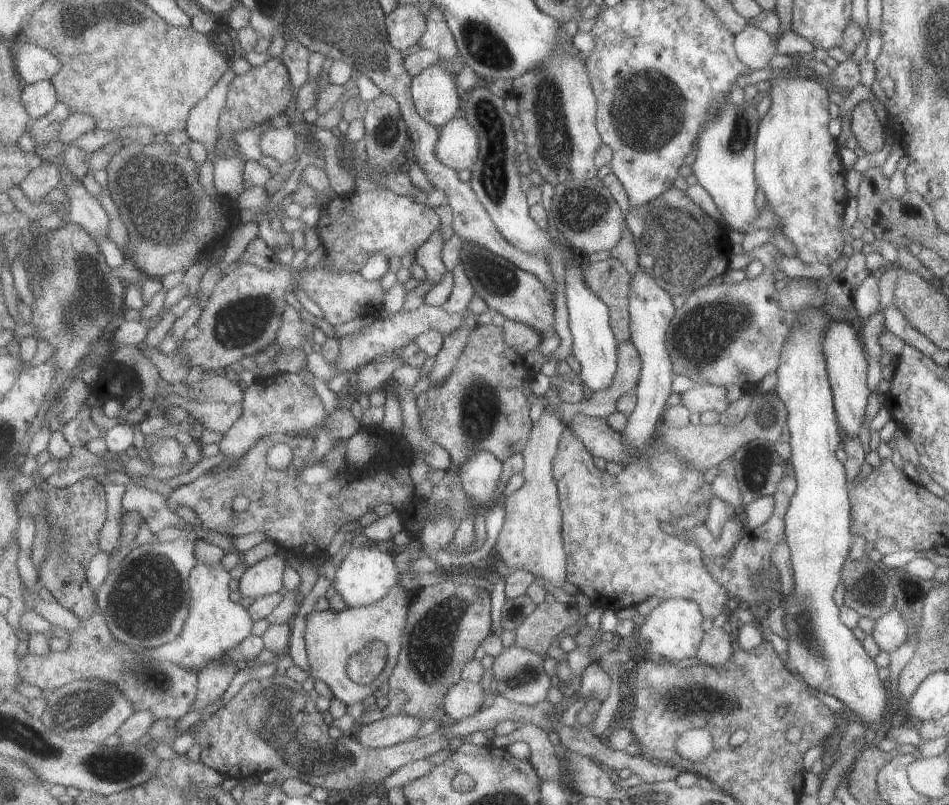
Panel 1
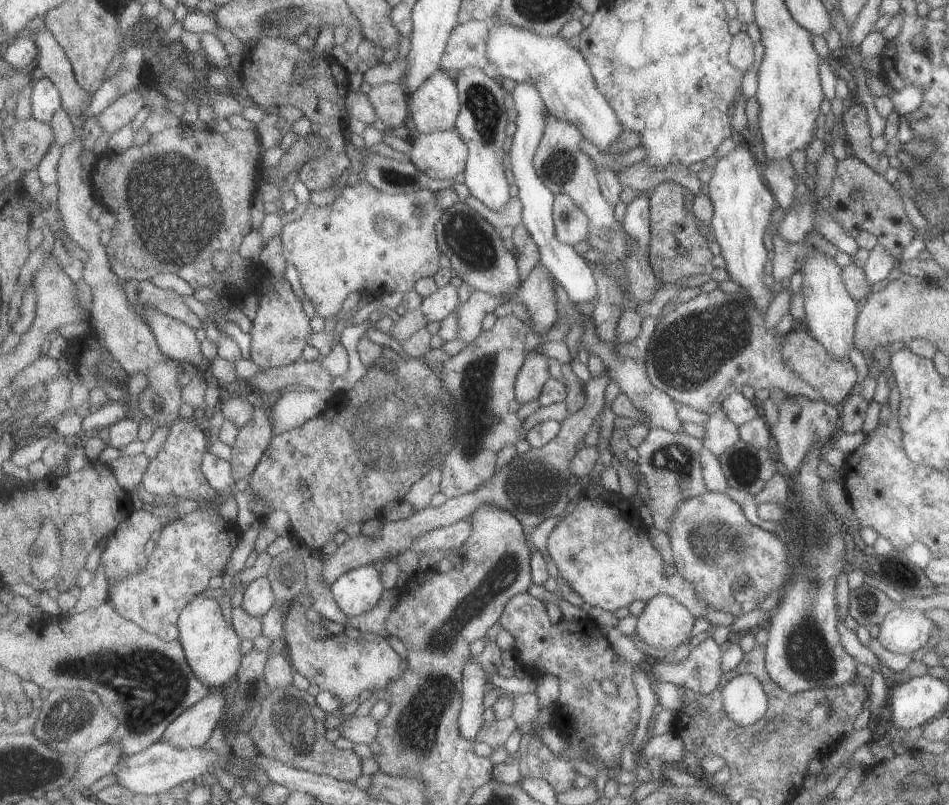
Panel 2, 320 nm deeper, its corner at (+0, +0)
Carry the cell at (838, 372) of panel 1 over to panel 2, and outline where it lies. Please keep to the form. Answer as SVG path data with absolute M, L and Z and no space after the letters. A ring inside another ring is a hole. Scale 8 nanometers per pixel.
M815 249L805 258L802 265L803 282L801 290L804 294L806 310L805 323L810 329L809 334L821 342L825 354L833 360L848 360L848 352L855 338L855 323L858 318L857 306L851 300L847 288L840 279L841 269L832 258Z

